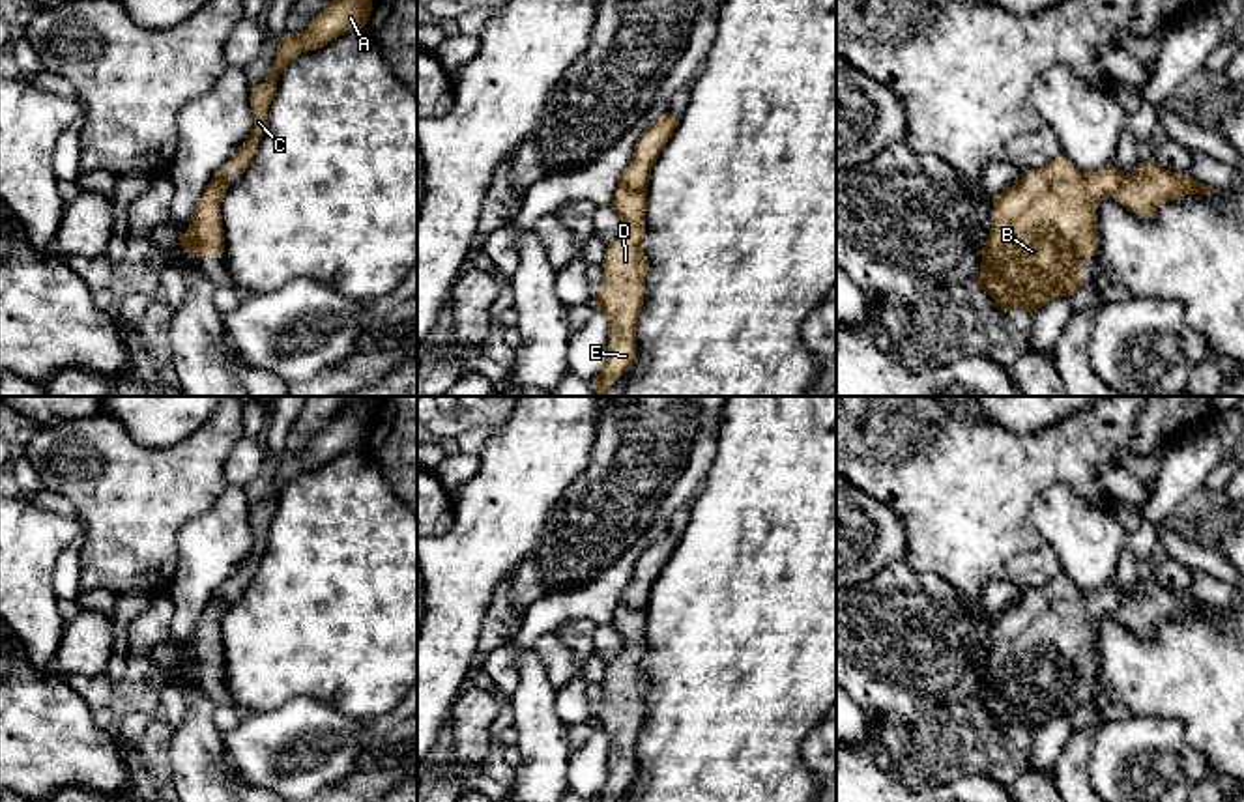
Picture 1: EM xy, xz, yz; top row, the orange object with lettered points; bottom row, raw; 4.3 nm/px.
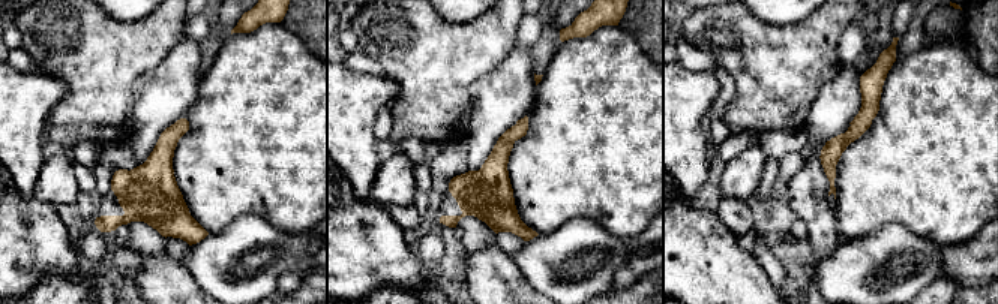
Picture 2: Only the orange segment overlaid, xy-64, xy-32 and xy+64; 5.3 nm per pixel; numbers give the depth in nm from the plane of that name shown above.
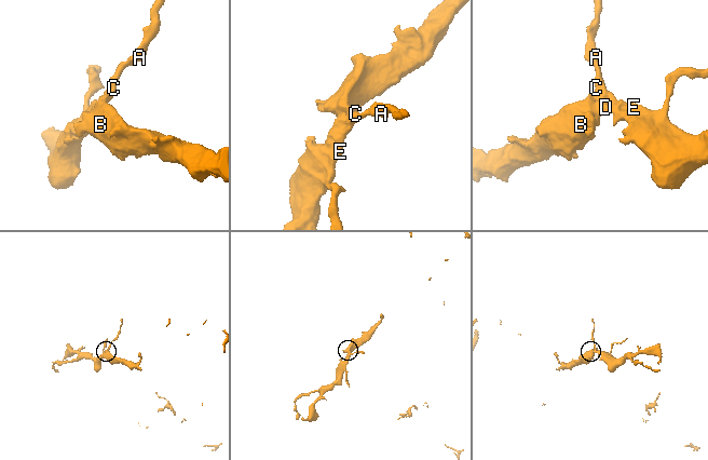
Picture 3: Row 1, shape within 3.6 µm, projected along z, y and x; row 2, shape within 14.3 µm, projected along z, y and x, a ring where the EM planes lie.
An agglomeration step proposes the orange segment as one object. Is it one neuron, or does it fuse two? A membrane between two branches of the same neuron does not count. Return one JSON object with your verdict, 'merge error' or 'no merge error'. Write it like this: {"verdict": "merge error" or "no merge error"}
{"verdict": "no merge error"}

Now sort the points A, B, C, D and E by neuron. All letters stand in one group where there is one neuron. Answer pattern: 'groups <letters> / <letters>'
groups A B C D E

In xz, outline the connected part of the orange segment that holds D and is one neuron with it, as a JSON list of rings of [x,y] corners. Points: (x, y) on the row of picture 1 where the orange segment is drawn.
[[[666,112],[640,135],[610,204],[619,213],[625,232],[606,249],[602,260],[606,279],[600,282],[599,294],[593,295],[593,307],[608,318],[608,355],[600,374],[593,380],[597,396],[606,393],[636,361],[636,325],[649,271],[647,256],[642,252],[647,185],[677,123],[679,118]]]

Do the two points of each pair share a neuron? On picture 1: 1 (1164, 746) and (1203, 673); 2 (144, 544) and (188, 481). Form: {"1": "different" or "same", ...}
{"1": "different", "2": "same"}

